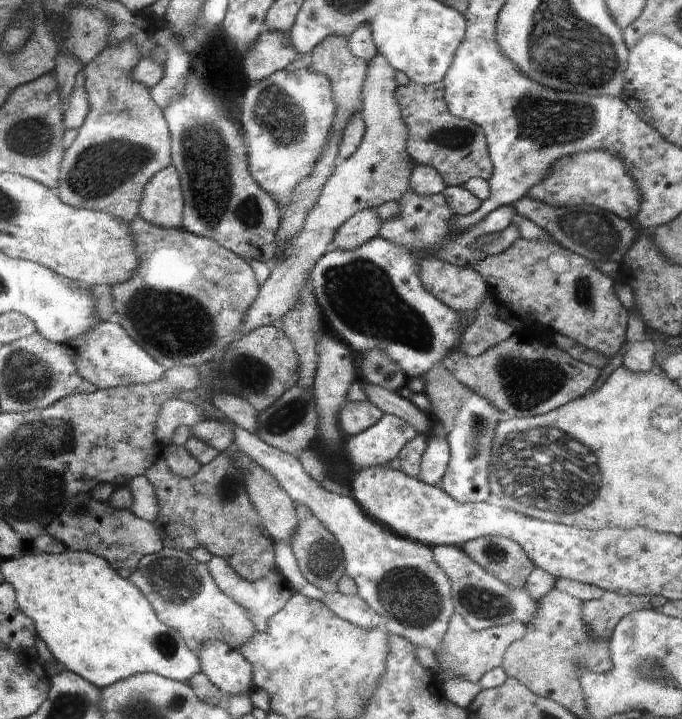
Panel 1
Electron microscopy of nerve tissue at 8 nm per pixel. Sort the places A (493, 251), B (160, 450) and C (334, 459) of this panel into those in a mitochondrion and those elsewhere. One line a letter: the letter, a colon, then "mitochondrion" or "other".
A: other
B: other
C: other

